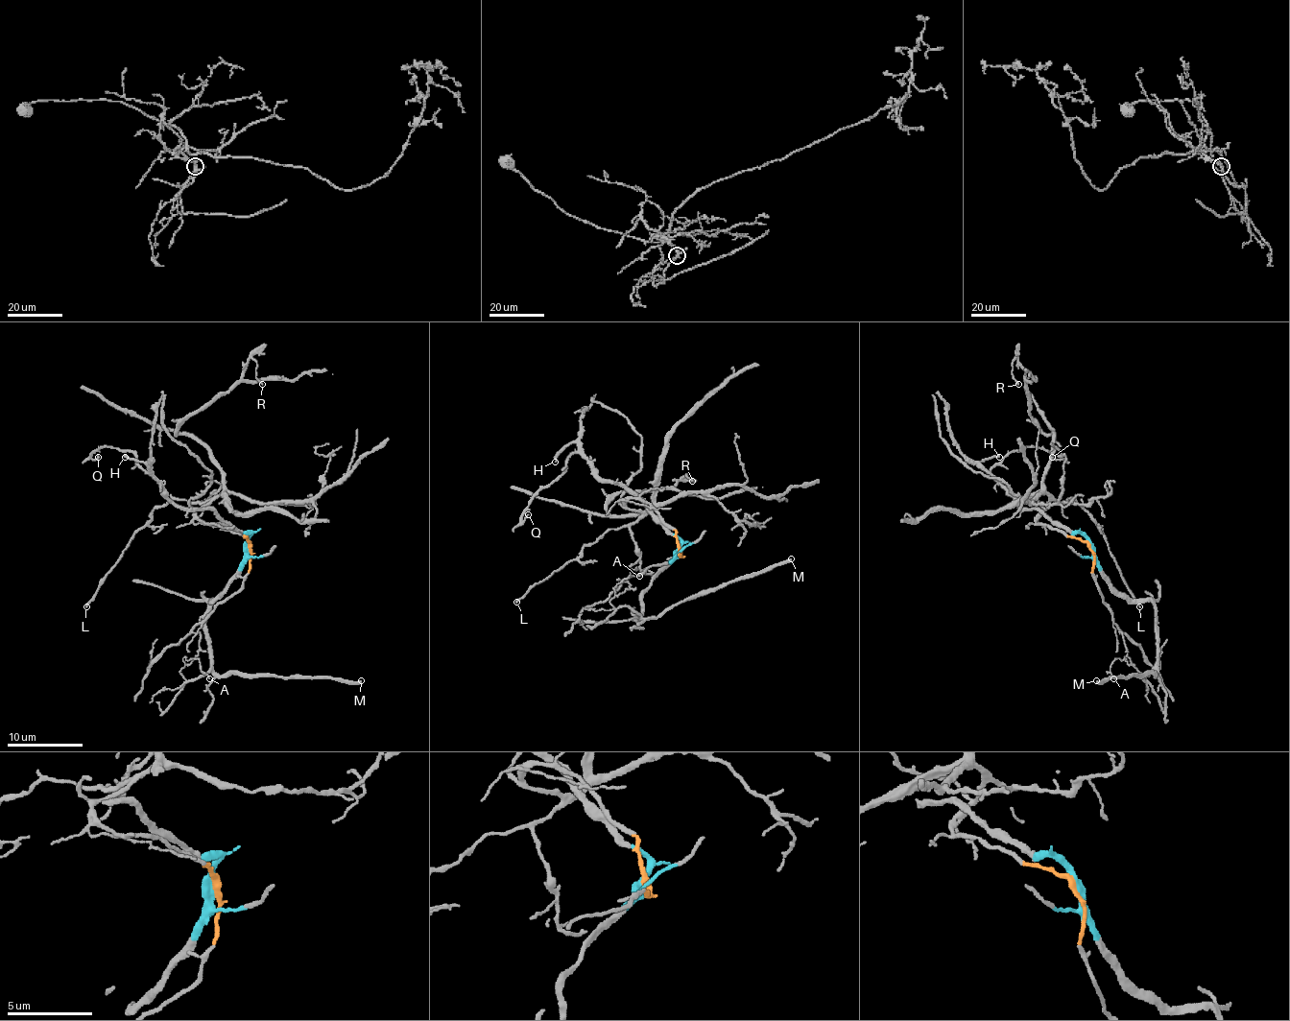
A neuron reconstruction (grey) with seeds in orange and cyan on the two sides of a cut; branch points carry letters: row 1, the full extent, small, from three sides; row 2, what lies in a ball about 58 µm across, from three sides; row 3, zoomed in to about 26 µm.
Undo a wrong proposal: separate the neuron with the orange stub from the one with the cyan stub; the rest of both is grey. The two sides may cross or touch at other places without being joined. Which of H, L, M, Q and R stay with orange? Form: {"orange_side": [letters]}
{"orange_side": ["L", "R"]}

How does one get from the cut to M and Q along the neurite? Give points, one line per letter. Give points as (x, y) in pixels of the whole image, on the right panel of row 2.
M: (1090, 547), (1094, 564), (1119, 592), (1131, 600), (1153, 604), (1155, 621), (1155, 676), (1137, 674), (1096, 681)
Q: (1090, 547), (1038, 509), (1020, 507), (990, 473), (1011, 452), (1028, 446), (1039, 446), (1060, 458), (1053, 456)

